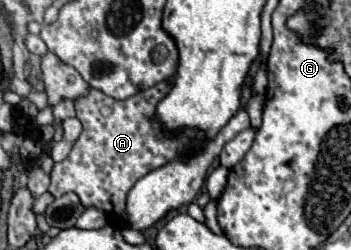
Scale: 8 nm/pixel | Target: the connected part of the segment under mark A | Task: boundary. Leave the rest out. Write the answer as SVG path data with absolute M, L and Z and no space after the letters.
M159 82L127 100L115 100L93 88L85 96L79 96L75 112L83 124L83 132L75 140L69 158L53 166L49 194L63 196L75 192L85 208L101 208L113 222L123 222L125 196L133 184L151 170L173 162L179 152L181 140L163 136L153 120L155 104L167 94L167 88L169 82Z

